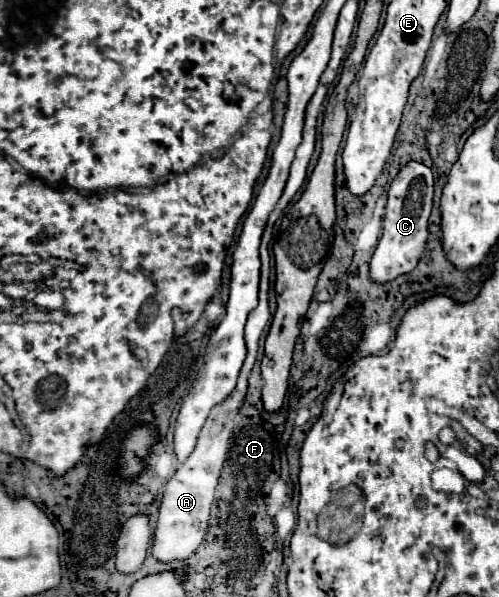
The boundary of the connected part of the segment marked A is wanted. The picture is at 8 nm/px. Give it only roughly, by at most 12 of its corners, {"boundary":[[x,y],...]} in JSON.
{"boundary":[[269,252],[247,358],[193,454],[167,482],[151,554],[187,560],[203,542],[259,338],[271,318]]}

